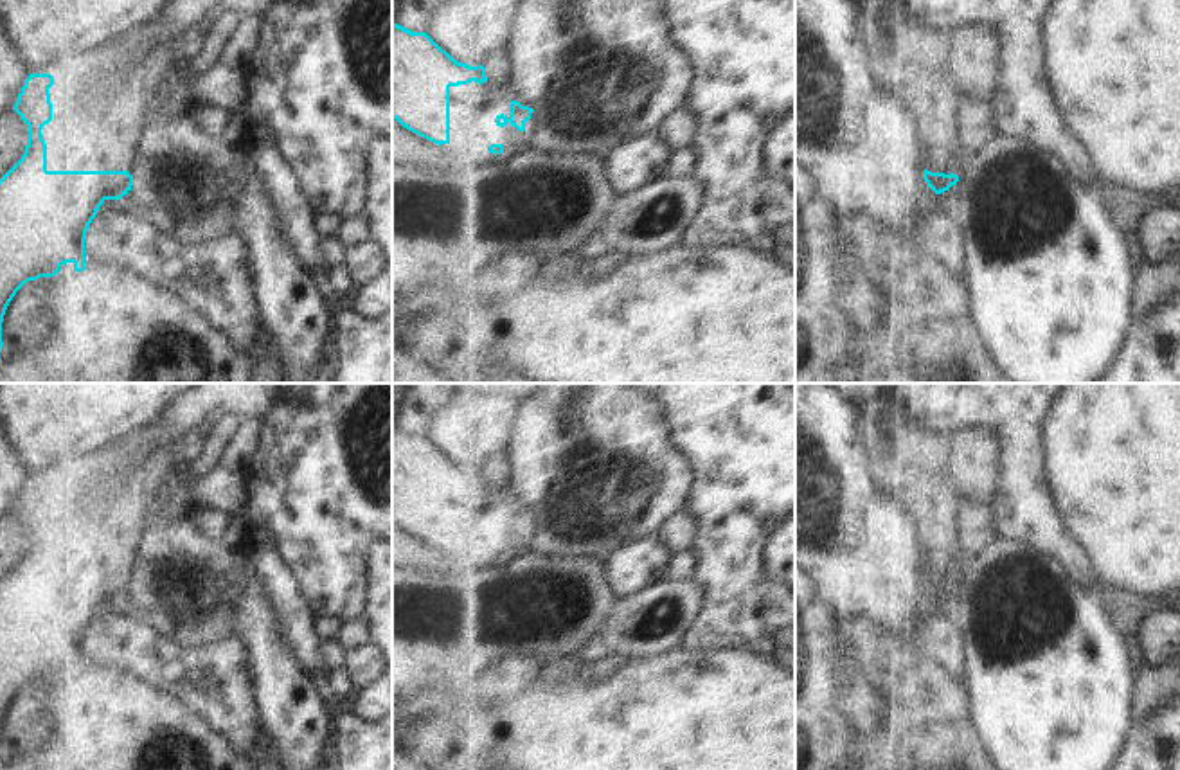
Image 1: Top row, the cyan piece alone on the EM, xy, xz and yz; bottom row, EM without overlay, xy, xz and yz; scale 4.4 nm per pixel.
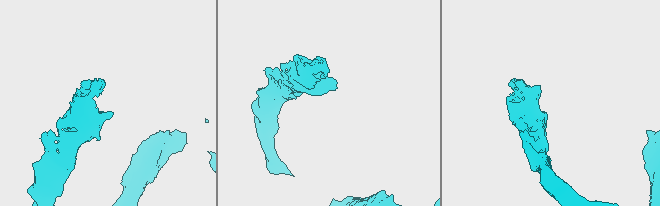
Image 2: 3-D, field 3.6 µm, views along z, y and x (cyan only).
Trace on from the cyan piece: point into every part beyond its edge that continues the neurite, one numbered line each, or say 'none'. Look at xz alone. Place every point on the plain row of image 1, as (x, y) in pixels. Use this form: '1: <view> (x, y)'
1: xz (535, 528)

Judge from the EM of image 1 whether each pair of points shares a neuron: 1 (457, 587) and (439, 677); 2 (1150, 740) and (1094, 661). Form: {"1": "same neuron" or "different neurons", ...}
{"1": "same neuron", "2": "different neurons"}

